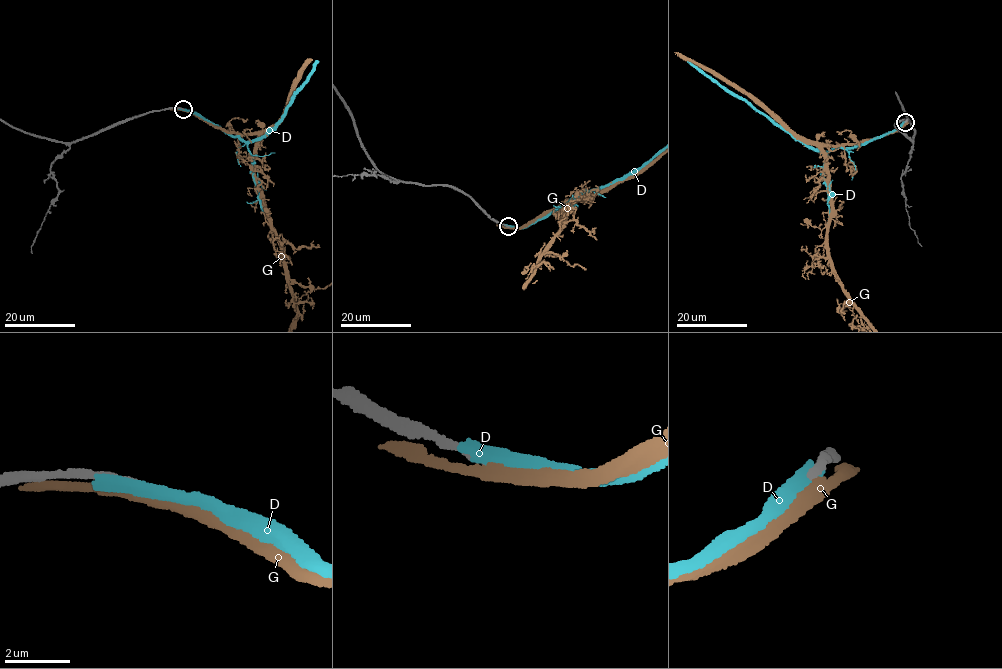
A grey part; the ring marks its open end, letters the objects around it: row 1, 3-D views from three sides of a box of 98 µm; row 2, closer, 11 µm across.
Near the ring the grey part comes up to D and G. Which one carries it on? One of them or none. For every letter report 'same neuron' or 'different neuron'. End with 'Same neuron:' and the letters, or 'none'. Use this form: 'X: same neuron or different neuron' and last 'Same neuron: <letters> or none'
D: different neuron
G: different neuron
Same neuron: none

